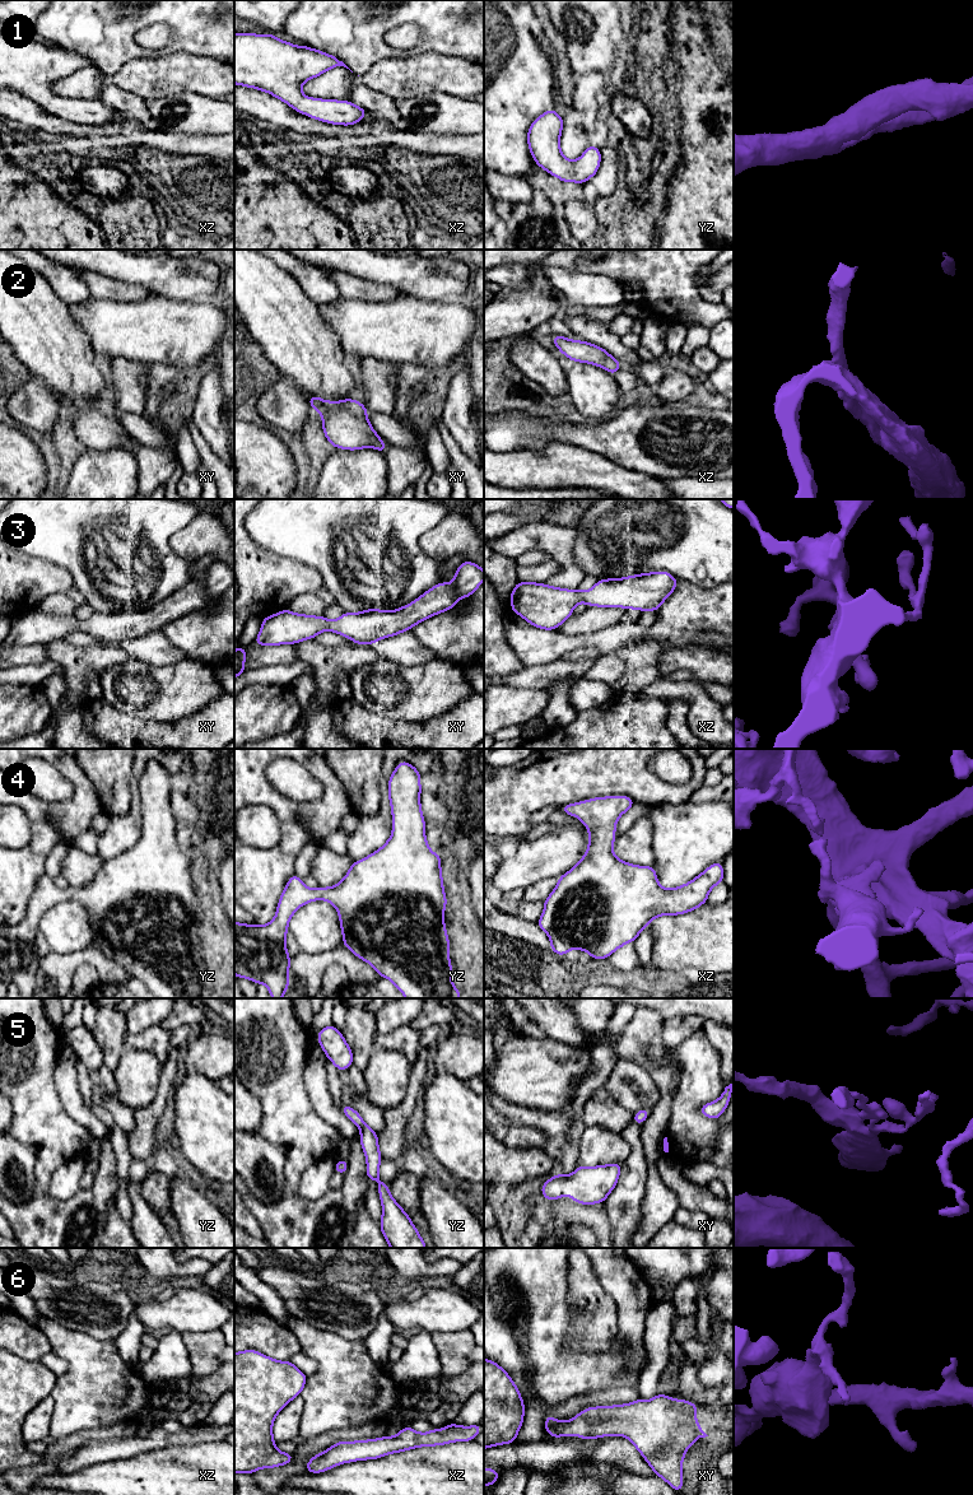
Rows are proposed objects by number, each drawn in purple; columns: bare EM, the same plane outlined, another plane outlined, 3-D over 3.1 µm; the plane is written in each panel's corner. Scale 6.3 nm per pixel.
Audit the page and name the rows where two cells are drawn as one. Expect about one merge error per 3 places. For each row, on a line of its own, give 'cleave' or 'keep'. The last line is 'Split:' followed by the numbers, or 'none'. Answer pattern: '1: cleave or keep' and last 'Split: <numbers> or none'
1: keep
2: keep
3: keep
4: keep
5: keep
6: keep
Split: none

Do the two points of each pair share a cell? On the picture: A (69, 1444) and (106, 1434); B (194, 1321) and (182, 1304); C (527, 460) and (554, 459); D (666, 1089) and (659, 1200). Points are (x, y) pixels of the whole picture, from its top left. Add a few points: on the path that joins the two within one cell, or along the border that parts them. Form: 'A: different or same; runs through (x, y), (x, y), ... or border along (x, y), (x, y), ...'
A: same; runs through (78, 1439), (97, 1434)
B: same; runs through (194, 1317), (186, 1308)
C: same; runs through (534, 460), (548, 460)
D: same; runs through (659, 1117), (652, 1132), (652, 1172)

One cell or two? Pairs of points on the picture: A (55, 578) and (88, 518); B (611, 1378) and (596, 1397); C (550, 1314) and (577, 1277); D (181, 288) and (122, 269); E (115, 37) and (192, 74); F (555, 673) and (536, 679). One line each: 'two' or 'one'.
A: two
B: two
C: two
D: one
E: two
F: one

